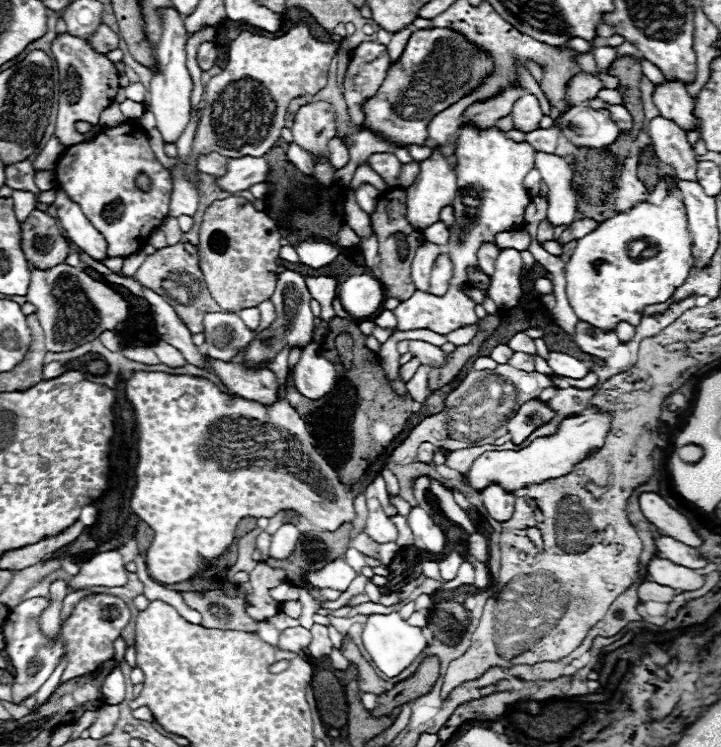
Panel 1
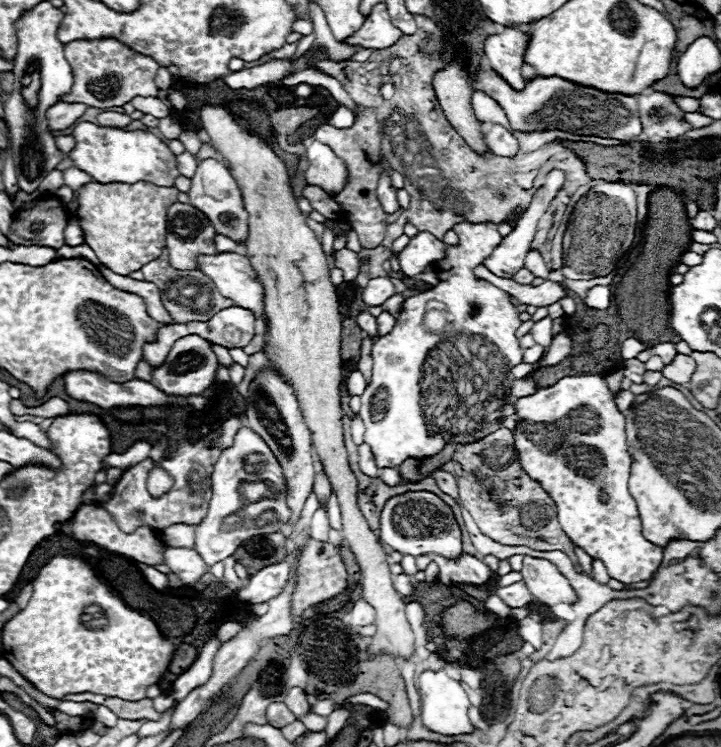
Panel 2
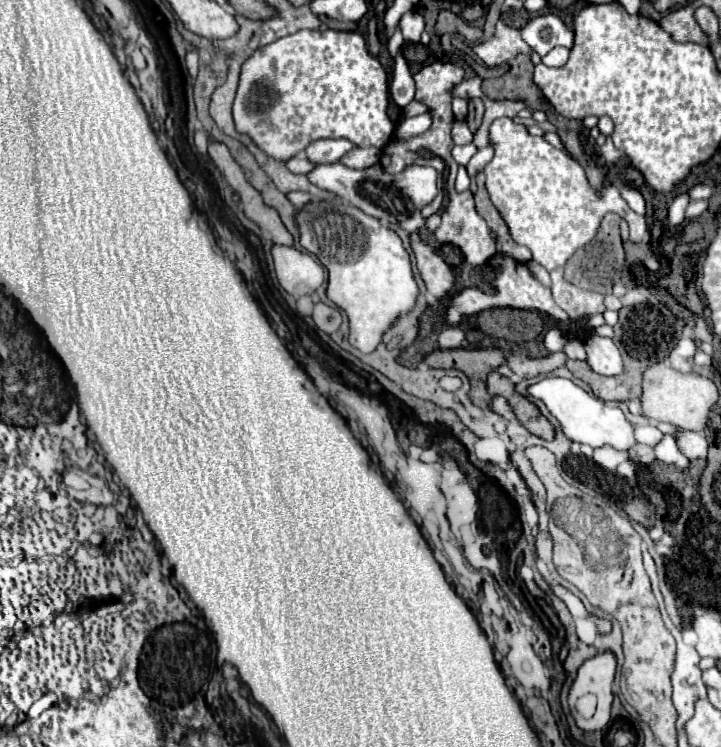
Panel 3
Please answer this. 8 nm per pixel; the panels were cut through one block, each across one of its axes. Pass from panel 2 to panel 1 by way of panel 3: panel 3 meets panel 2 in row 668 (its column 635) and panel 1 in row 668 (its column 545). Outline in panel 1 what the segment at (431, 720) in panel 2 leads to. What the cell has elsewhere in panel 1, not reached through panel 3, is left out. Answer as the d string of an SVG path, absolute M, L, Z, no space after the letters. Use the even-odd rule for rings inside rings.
M398 612L392 614L368 614L368 620L362 630L362 642L366 652L370 654L372 662L378 670L382 670L386 676L398 676L406 666L414 662L416 656L426 648L426 638L422 636L422 630L416 626L410 626L406 620L400 618Z

